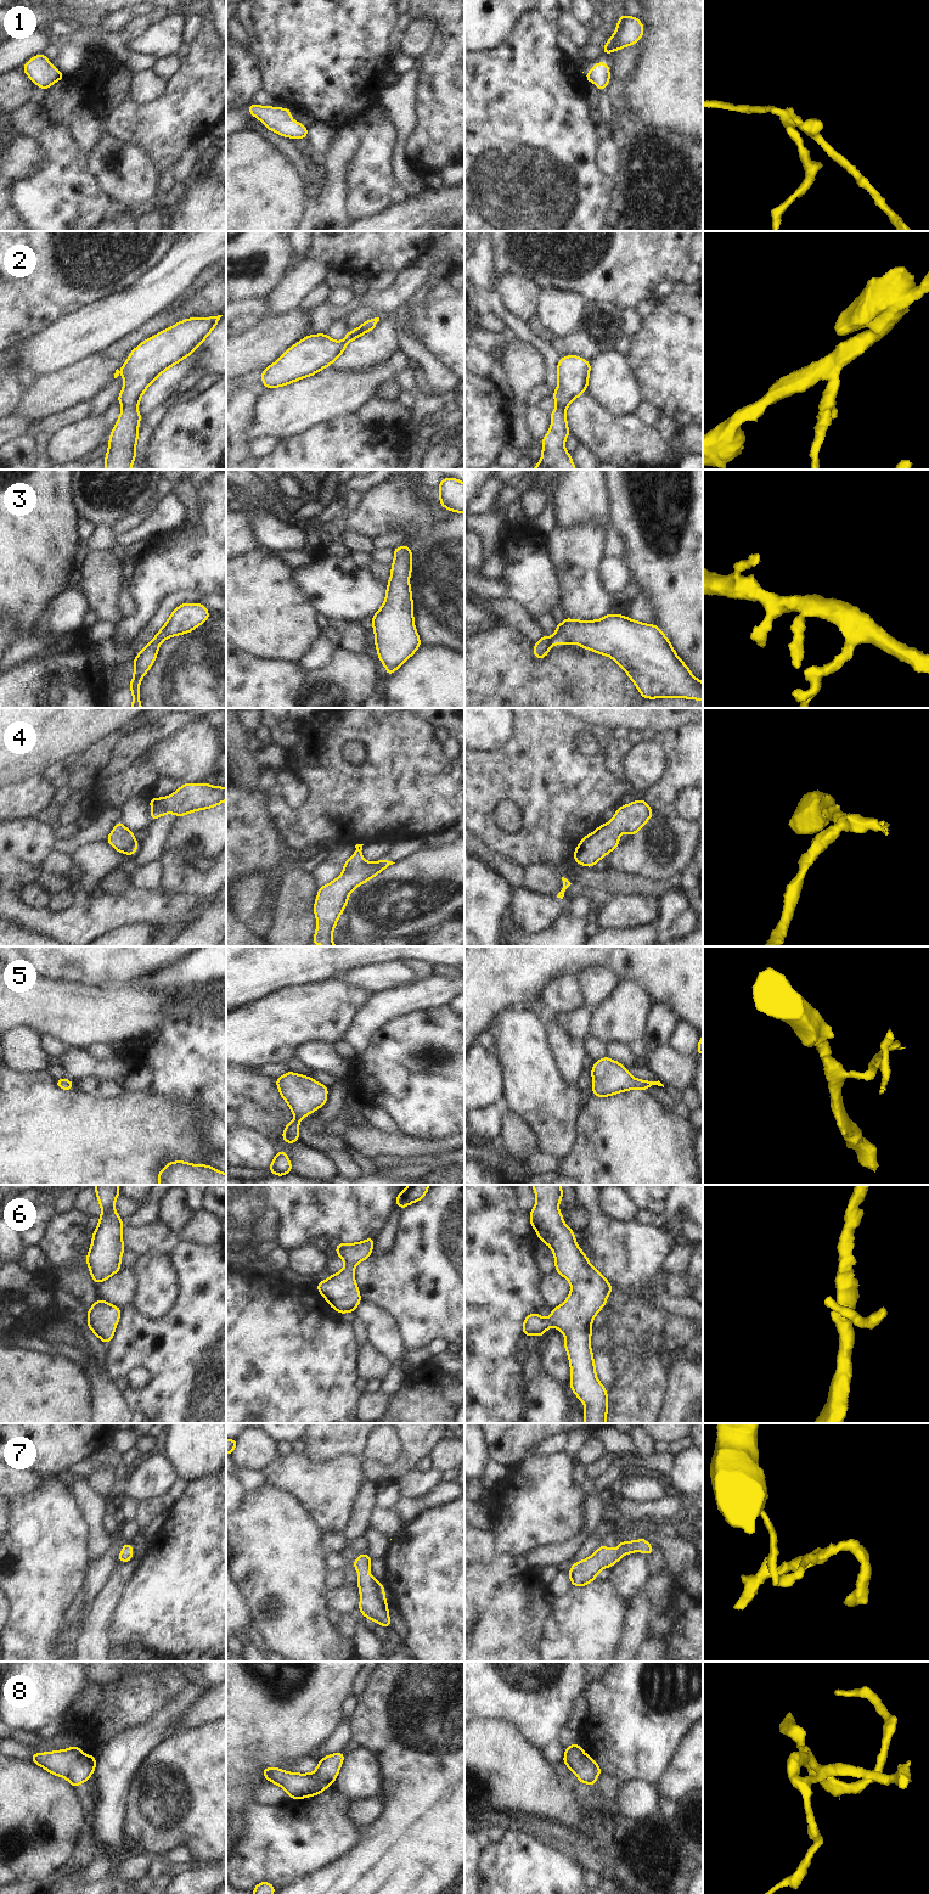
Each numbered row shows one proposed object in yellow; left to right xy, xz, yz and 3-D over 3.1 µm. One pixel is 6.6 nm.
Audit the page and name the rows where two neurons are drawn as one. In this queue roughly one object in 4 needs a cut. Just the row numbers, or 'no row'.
no row

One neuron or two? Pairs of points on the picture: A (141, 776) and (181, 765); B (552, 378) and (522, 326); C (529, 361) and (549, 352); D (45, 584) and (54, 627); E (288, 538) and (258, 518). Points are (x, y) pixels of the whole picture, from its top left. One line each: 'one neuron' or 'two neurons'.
A: two neurons
B: one neuron
C: two neurons
D: two neurons
E: one neuron

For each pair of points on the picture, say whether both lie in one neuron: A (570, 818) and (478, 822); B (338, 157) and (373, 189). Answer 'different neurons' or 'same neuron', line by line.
A: same neuron
B: different neurons

